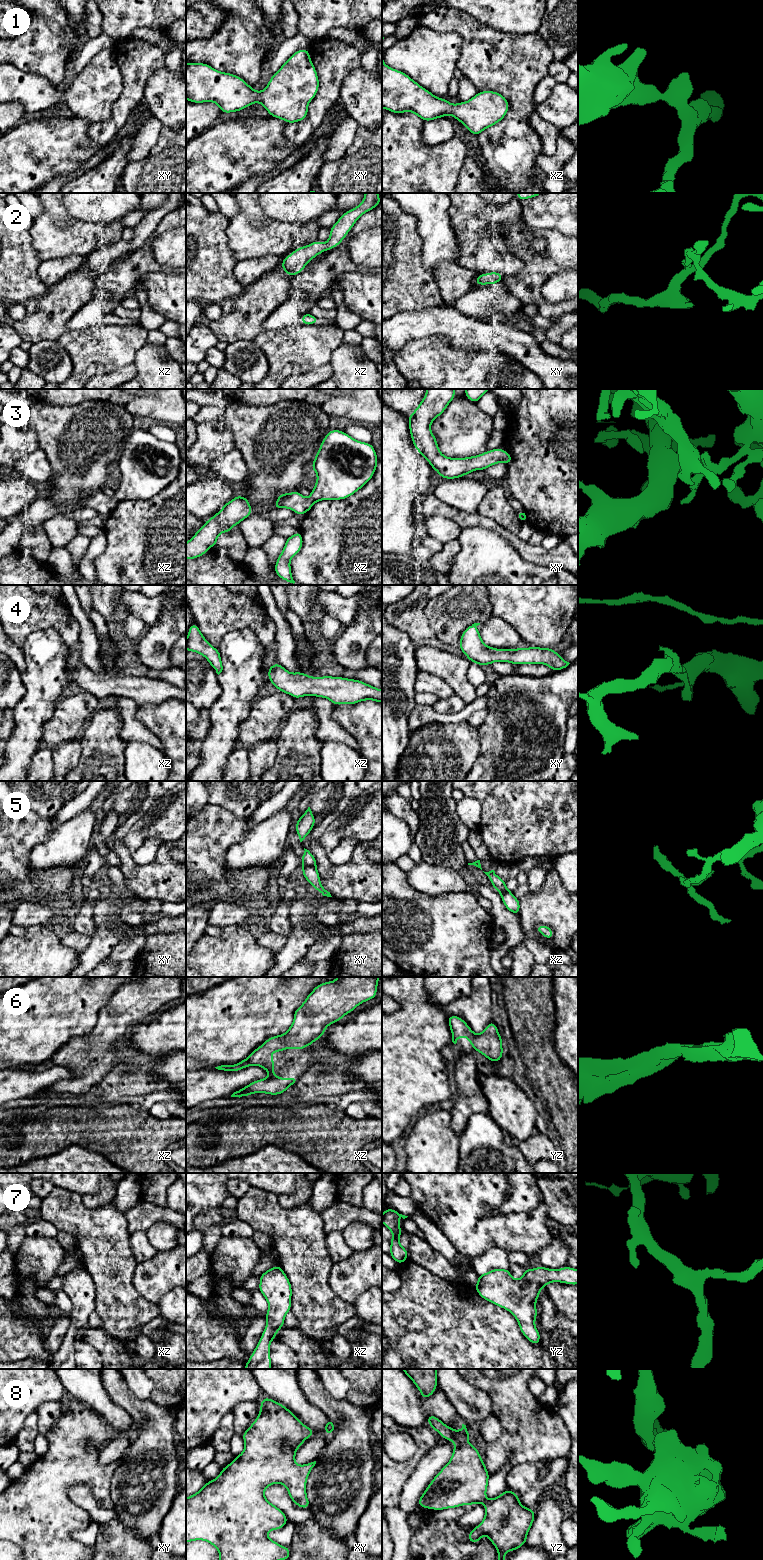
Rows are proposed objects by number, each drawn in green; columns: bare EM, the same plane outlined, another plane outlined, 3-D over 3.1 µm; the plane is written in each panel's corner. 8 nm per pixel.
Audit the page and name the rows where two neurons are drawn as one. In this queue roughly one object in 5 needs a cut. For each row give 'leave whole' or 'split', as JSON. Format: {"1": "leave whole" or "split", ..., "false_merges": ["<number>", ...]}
{"1": "leave whole", "2": "leave whole", "3": "leave whole", "4": "leave whole", "5": "split", "6": "leave whole", "7": "leave whole", "8": "leave whole", "false_merges": ["5"]}

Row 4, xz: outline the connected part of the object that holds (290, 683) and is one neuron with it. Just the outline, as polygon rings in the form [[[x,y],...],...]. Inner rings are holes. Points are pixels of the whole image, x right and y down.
[[[278,662],[268,667],[268,677],[279,691],[292,695],[294,699],[316,696],[329,699],[334,705],[354,705],[364,700],[382,703],[382,690],[360,680],[343,677],[310,677],[299,671],[288,672]]]

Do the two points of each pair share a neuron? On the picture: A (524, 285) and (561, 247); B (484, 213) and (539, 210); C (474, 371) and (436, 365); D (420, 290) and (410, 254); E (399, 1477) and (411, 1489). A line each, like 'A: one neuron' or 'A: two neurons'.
A: one neuron
B: two neurons
C: one neuron
D: one neuron
E: two neurons

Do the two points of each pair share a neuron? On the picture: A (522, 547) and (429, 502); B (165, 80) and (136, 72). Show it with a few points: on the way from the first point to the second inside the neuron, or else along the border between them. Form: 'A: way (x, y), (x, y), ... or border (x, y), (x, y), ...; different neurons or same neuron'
A: way (499, 529), (482, 521), (463, 520), (452, 514); same neuron
B: border (163, 66), (148, 78), (144, 88), (143, 99); different neurons

